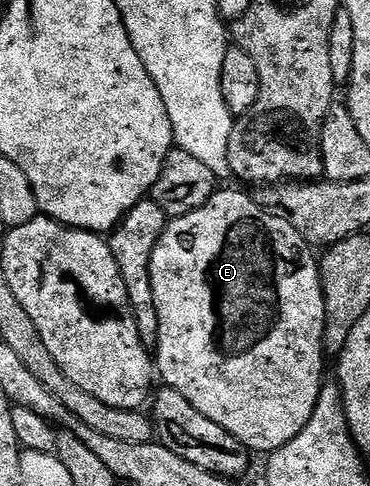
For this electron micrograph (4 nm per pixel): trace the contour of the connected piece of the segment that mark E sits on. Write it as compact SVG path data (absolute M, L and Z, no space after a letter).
M218 190L213 193L213 197L199 210L195 210L186 216L178 216L170 219L166 223L163 234L159 238L159 242L149 259L151 262L151 294L155 298L155 314L159 322L155 345L156 375L160 379L161 376L165 379L162 380L164 387L173 388L179 394L183 394L183 398L187 398L187 402L191 402L191 406L195 406L195 410L199 410L199 414L207 414L207 418L211 418L211 422L223 426L223 430L227 430L227 434L239 438L239 442L243 442L243 446L253 454L257 454L257 452L265 452L264 454L275 453L283 446L287 446L287 442L291 442L291 438L295 438L300 434L303 426L307 426L307 422L311 422L311 414L315 414L315 402L319 402L321 386L327 380L327 376L325 376L325 351L327 351L325 343L325 295L323 294L323 286L321 285L321 266L318 257L316 255L313 257L313 252L314 249L301 237L299 230L295 230L295 226L291 226L291 222L284 215L274 214L270 209L262 208L252 195L248 196L245 192L224 192L224 190Z

